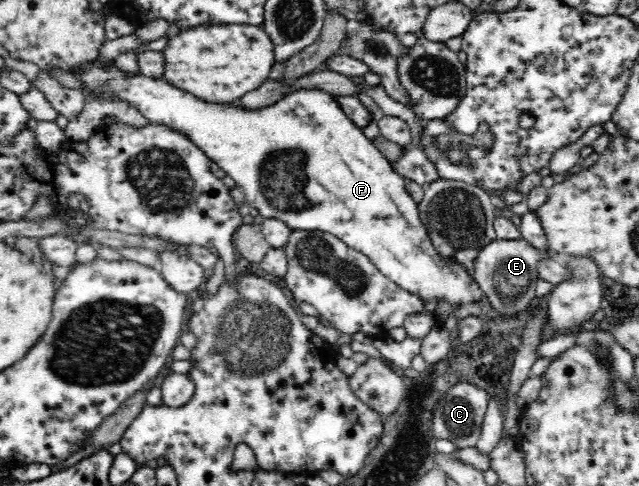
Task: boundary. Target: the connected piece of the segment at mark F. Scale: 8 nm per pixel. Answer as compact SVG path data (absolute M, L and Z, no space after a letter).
M95 57L93 60L83 61L78 67L74 68L74 75L80 82L78 88L85 100L96 96L102 100L116 100L116 102L124 102L128 106L132 106L139 114L142 114L151 125L163 125L179 134L188 138L205 156L208 156L212 162L220 166L227 176L231 176L236 182L236 186L241 186L245 192L245 196L254 206L259 210L259 214L265 218L278 218L287 223L291 230L321 230L322 232L333 234L339 238L347 247L365 254L365 257L371 261L375 269L383 274L390 282L399 285L403 290L416 295L421 301L430 303L447 303L455 309L463 308L468 304L481 304L484 294L480 289L479 284L472 278L472 274L468 269L454 258L444 258L432 244L428 231L425 228L424 222L421 220L418 203L415 202L408 190L405 188L404 179L393 170L392 163L388 158L382 154L374 143L365 136L360 127L357 127L350 120L339 102L332 97L331 94L321 90L297 90L293 94L287 95L285 98L274 102L273 105L261 107L258 109L249 109L238 101L230 103L214 103L201 100L193 96L193 94L173 86L168 80L163 77L147 77L143 73L127 73L123 69L119 69L116 63L107 63L101 61L101 57Z

